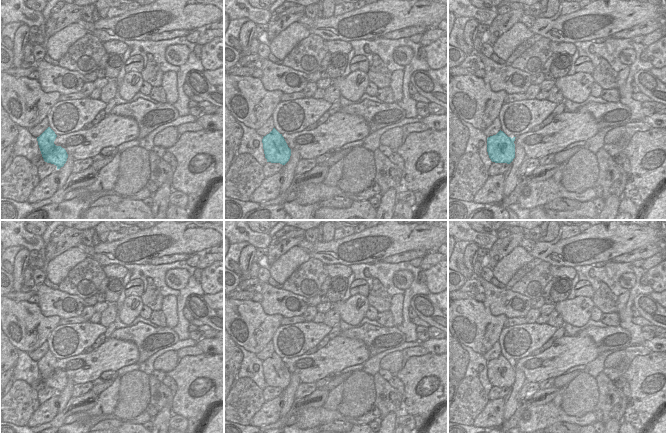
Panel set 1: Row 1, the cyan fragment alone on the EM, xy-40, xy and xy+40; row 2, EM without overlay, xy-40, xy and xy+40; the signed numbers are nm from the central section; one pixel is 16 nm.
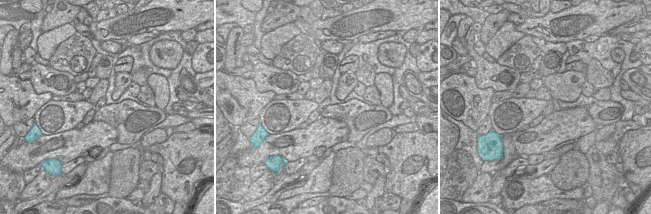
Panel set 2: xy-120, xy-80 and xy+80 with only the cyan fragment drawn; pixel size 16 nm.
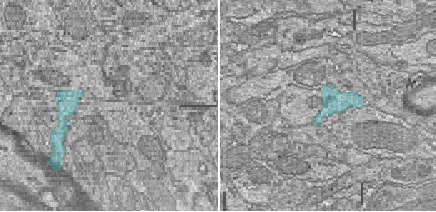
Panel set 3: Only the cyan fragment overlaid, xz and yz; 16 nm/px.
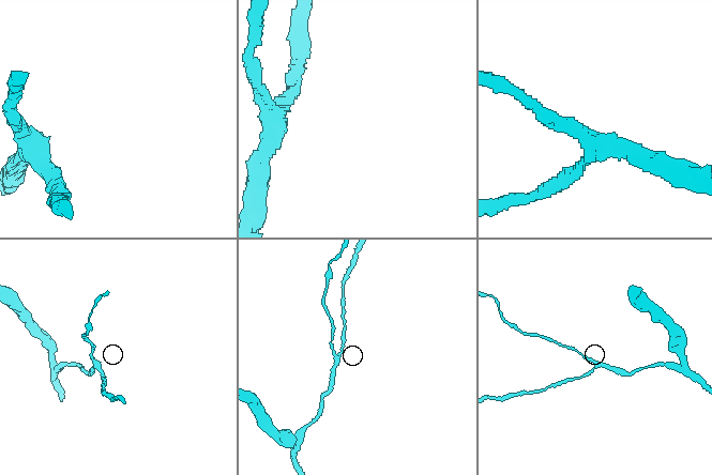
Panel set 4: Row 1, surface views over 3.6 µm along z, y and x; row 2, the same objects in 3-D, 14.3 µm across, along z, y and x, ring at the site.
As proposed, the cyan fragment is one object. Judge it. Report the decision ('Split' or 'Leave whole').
Leave whole

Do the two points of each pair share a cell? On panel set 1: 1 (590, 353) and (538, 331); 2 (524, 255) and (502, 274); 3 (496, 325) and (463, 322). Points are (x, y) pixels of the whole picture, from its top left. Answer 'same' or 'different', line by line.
1: different
2: same
3: same

